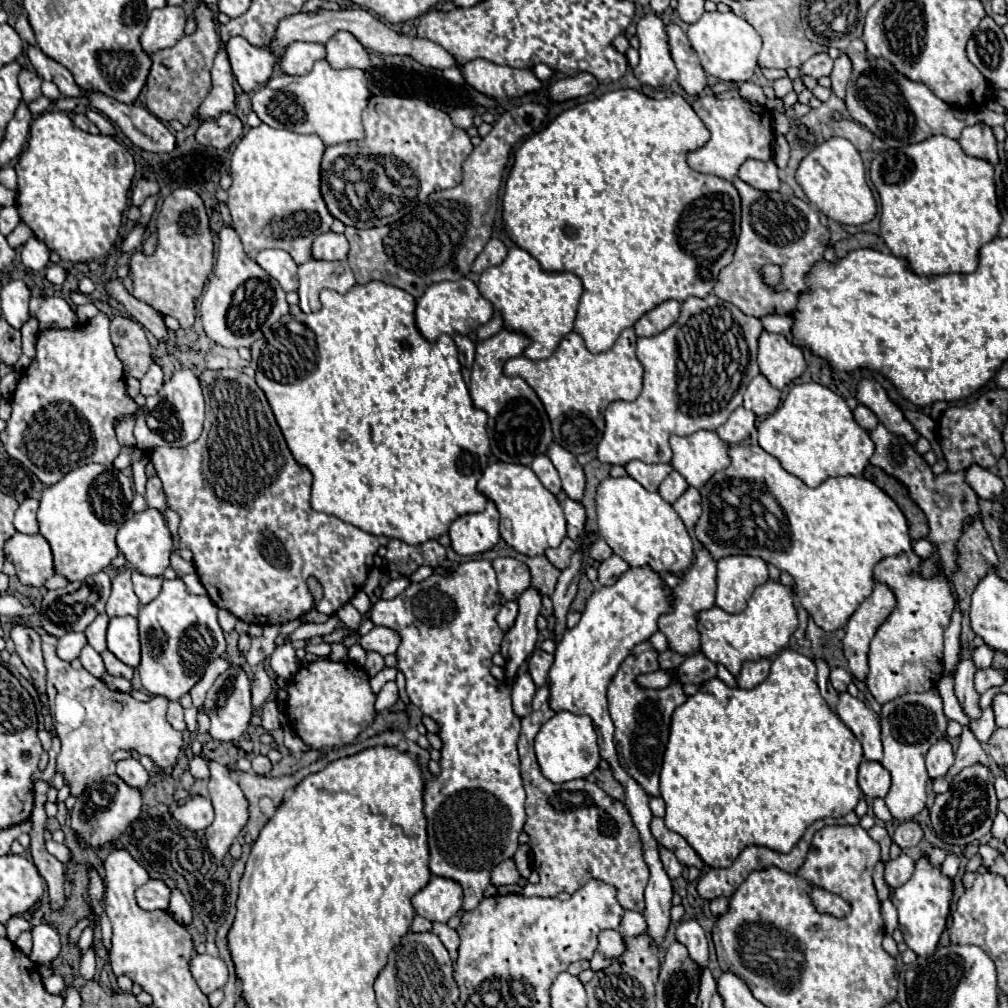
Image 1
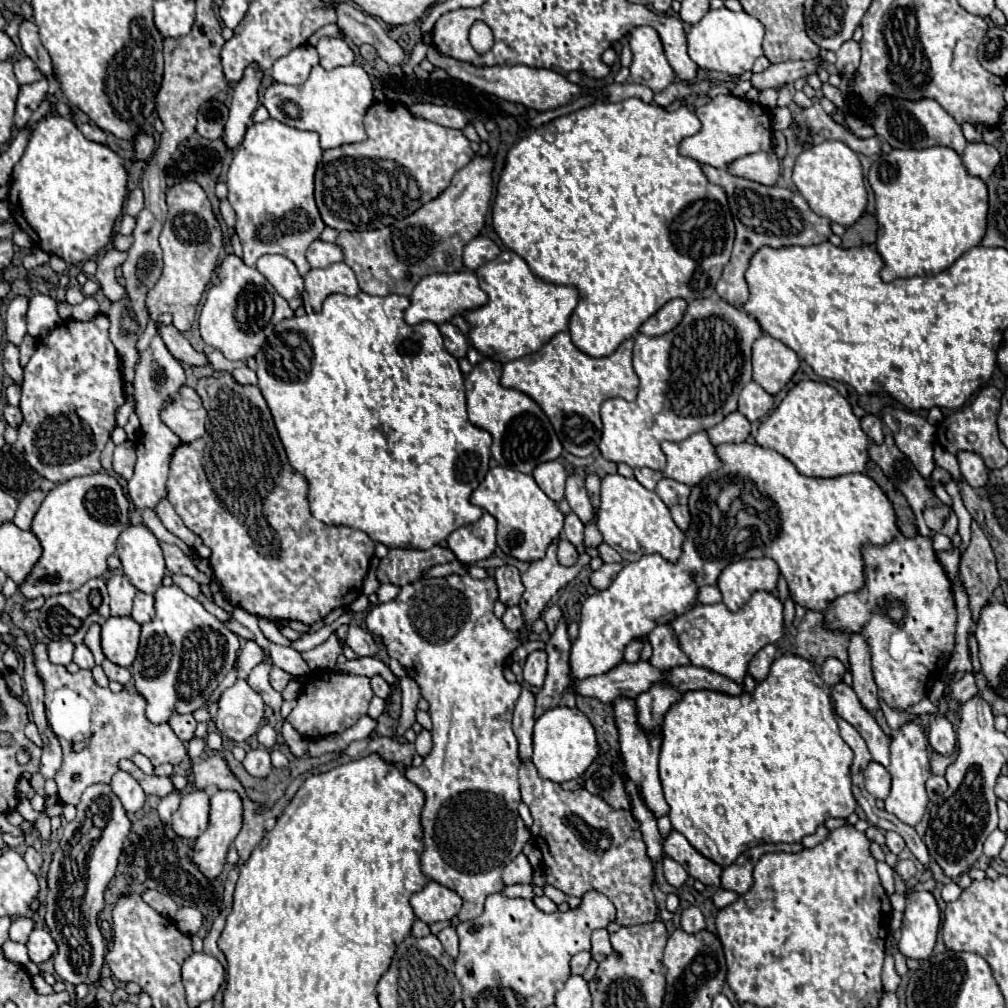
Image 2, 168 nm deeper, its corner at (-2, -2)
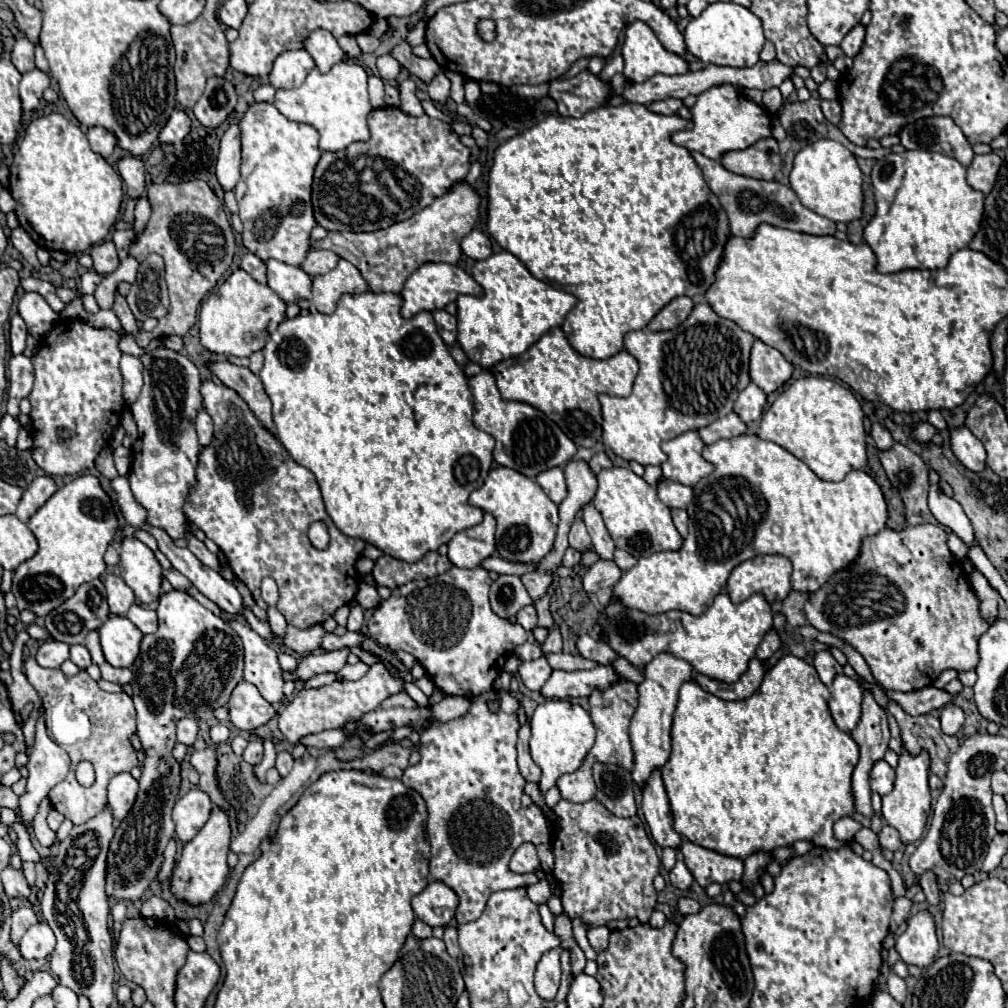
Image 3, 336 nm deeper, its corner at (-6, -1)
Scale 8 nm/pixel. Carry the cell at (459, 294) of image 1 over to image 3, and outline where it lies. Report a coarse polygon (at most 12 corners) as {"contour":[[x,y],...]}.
{"contour":[[425,263],[401,289],[401,315],[481,295],[457,265]]}

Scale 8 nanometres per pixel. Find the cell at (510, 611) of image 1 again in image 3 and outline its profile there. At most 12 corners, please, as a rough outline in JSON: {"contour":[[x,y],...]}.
{"contour":[[533,605],[517,613],[517,623],[525,631],[537,625],[537,611]]}

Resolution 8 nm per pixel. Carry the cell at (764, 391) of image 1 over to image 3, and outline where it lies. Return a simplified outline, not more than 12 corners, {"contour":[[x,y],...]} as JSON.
{"contour":[[749,383],[735,401],[735,413],[751,423],[763,415],[767,395]]}

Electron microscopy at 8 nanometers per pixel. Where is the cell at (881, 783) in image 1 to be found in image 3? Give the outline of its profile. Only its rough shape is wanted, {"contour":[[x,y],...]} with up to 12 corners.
{"contour":[[885,761],[871,769],[871,791],[879,795],[891,793],[895,769]]}

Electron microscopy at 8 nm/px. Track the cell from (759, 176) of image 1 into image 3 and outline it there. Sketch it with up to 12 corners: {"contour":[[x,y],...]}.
{"contour":[[773,137],[723,153],[721,165],[743,177],[773,181],[781,169]]}

